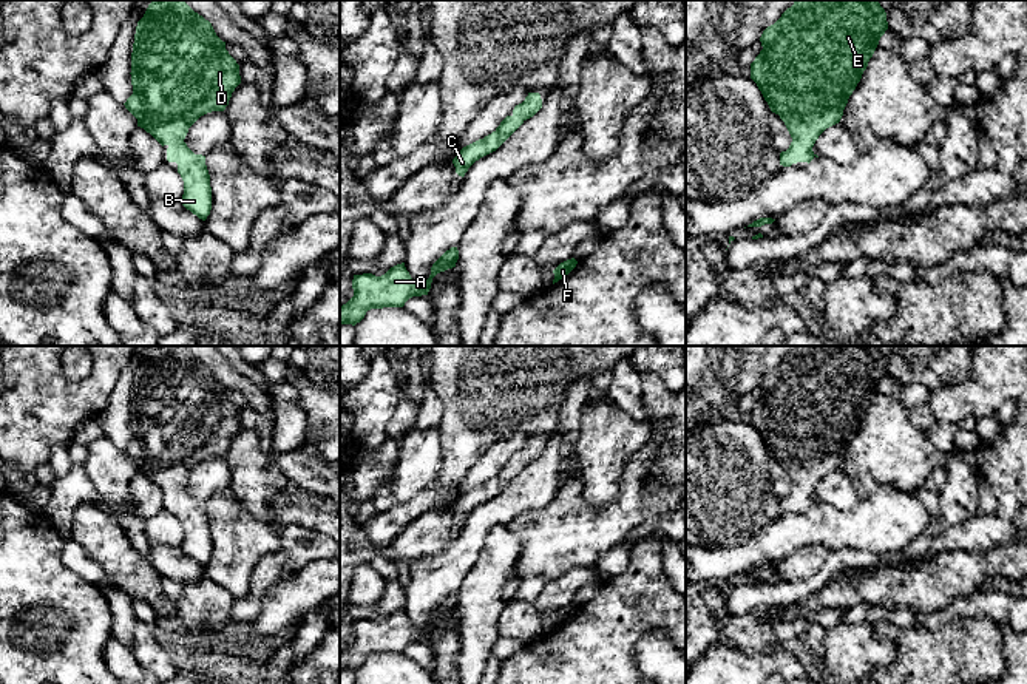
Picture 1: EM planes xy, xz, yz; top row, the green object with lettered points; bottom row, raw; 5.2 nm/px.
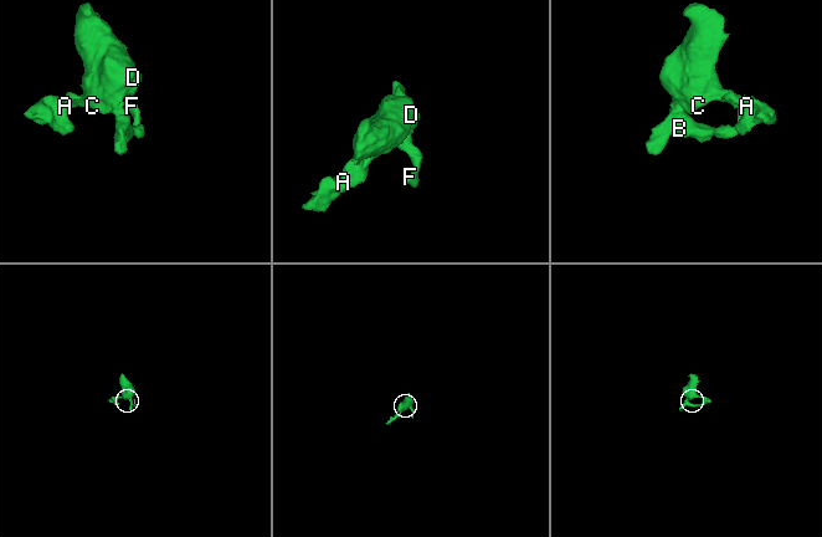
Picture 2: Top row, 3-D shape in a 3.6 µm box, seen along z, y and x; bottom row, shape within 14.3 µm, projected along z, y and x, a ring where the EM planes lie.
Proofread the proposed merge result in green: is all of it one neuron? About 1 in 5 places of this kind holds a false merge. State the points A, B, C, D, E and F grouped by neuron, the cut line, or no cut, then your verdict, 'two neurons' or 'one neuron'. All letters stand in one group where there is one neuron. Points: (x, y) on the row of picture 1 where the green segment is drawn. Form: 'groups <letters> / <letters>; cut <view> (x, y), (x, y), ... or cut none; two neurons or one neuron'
groups A B C D E F; cut none; one neuron

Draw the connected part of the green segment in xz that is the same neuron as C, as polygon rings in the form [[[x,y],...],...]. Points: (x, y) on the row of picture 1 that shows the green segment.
[[[528,93],[525,100],[516,105],[513,114],[507,116],[491,134],[463,147],[457,153],[452,159],[456,173],[463,178],[476,161],[496,151],[527,119],[533,117],[541,108],[541,94]]]

